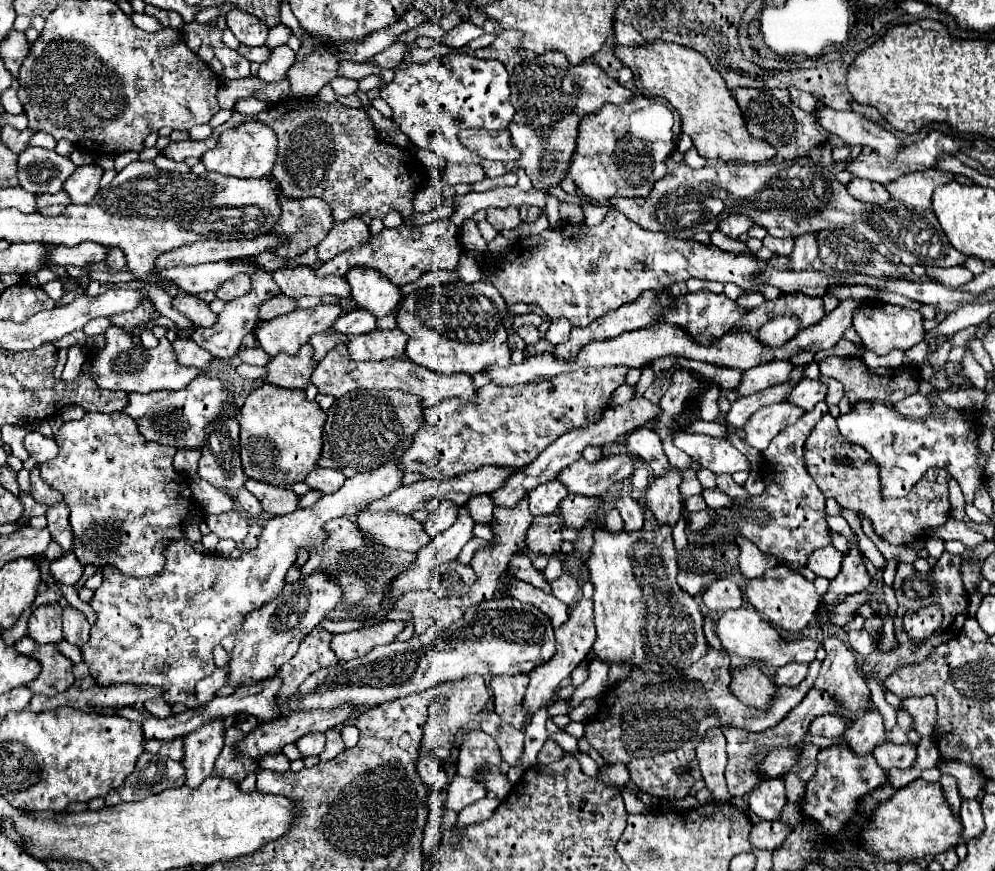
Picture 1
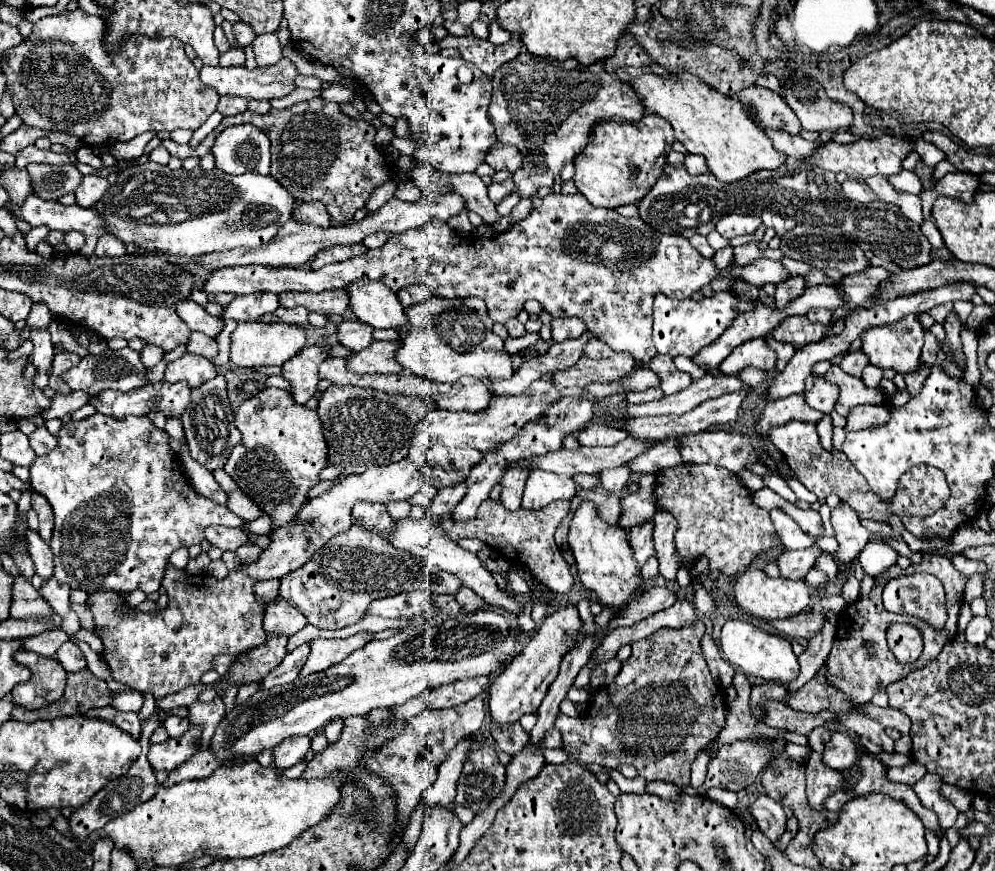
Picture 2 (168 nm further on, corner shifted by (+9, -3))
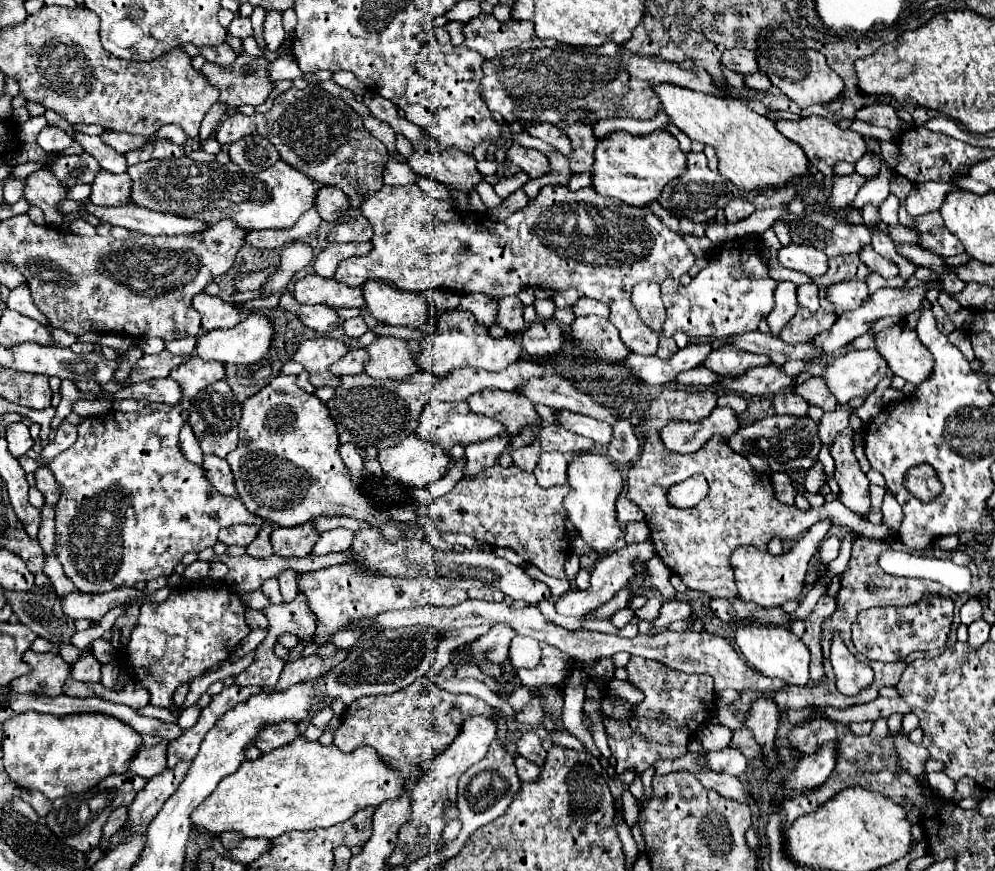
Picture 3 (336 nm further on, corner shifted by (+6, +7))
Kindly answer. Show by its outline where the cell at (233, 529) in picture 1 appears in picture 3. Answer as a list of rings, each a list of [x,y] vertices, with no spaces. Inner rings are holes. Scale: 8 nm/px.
[[[238,525],[238,527],[228,527],[226,531],[220,531],[218,539],[224,545],[238,545],[238,547],[248,547],[254,537],[256,537],[258,529],[254,525]]]

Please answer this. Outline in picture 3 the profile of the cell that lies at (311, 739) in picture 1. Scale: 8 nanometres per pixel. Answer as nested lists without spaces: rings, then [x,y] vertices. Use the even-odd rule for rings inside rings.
[[[290,721],[274,723],[272,727],[262,727],[262,731],[258,731],[258,739],[254,741],[254,745],[262,753],[268,753],[272,749],[278,749],[278,747],[290,743],[298,735],[300,735],[300,731],[298,731],[296,723],[290,723]]]

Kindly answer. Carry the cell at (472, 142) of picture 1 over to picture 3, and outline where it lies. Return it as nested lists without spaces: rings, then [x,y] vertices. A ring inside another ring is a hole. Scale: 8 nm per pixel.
[[[514,143],[514,145],[510,147],[508,157],[506,157],[506,161],[504,161],[502,165],[504,165],[504,167],[516,165],[516,167],[520,167],[522,171],[526,171],[532,179],[552,173],[550,163],[548,163],[548,157],[546,157],[544,153],[540,153],[540,151],[536,151],[536,149],[524,149],[524,147],[520,147],[518,143]]]

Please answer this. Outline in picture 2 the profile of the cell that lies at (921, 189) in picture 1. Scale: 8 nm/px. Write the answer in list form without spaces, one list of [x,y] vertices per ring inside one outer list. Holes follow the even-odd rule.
[[[947,173],[943,179],[939,179],[933,187],[923,189],[919,193],[923,203],[923,219],[927,221],[931,215],[931,207],[935,197],[947,195],[947,197],[959,197],[963,201],[971,201],[971,193],[977,191],[979,179],[969,173]]]

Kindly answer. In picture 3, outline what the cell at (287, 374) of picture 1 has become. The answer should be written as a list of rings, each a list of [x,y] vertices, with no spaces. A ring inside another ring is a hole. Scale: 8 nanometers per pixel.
[[[316,337],[316,339],[304,341],[298,347],[294,361],[302,363],[302,367],[310,373],[310,383],[314,387],[336,389],[336,387],[340,387],[340,377],[330,371],[330,365],[340,361],[348,351],[350,349],[338,339]]]

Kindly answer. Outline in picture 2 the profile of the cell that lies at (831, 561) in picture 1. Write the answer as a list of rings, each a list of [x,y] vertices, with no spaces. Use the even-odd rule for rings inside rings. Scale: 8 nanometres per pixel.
[[[821,553],[821,555],[817,557],[817,561],[815,561],[815,569],[823,571],[823,573],[827,575],[829,581],[835,581],[835,579],[837,579],[837,565],[835,565],[833,555],[829,555],[829,553]]]

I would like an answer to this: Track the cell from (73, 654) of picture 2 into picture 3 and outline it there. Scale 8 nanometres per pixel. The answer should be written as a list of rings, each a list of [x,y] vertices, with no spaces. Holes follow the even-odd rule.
[[[84,651],[84,655],[72,665],[72,677],[76,681],[100,683],[100,663],[92,657],[90,651]]]

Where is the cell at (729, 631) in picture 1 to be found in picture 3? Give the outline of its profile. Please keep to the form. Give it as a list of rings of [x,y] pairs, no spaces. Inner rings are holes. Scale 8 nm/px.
[[[742,625],[736,631],[736,645],[746,663],[764,677],[780,679],[788,685],[806,685],[810,679],[810,651],[788,627],[782,625]]]

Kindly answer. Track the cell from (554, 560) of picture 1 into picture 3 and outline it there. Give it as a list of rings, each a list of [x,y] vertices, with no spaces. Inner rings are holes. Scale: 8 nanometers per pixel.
[[[514,637],[510,645],[510,663],[514,667],[536,669],[540,663],[540,643],[532,637]]]

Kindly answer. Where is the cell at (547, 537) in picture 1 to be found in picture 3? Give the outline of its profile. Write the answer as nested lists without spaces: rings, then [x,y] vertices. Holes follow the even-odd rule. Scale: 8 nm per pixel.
[[[492,465],[484,471],[480,471],[474,477],[462,477],[456,481],[452,491],[446,495],[438,497],[430,505],[430,521],[438,527],[442,533],[464,533],[470,535],[478,541],[486,541],[492,547],[506,547],[522,555],[530,565],[538,567],[542,573],[550,577],[566,577],[564,573],[564,561],[568,557],[568,541],[566,541],[566,509],[564,509],[564,497],[568,485],[554,485],[550,489],[544,489],[536,483],[536,477],[528,471],[522,471],[520,467],[502,467],[502,465]]]

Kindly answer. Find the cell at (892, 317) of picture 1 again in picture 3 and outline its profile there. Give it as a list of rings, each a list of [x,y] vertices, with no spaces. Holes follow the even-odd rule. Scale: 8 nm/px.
[[[894,325],[876,335],[876,349],[888,361],[894,375],[912,385],[924,383],[932,375],[934,359],[926,347],[922,347],[914,329],[906,325]]]

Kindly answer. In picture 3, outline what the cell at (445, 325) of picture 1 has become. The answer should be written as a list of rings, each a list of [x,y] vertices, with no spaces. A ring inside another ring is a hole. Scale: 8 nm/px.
[[[458,309],[446,313],[434,311],[432,321],[438,323],[438,329],[424,339],[422,349],[418,353],[418,365],[424,371],[436,373],[438,377],[446,375],[456,367],[480,367],[486,371],[502,371],[508,365],[516,363],[522,355],[522,347],[510,337],[502,337],[502,339],[490,337],[488,331],[476,321],[476,317],[470,311],[458,311]]]

